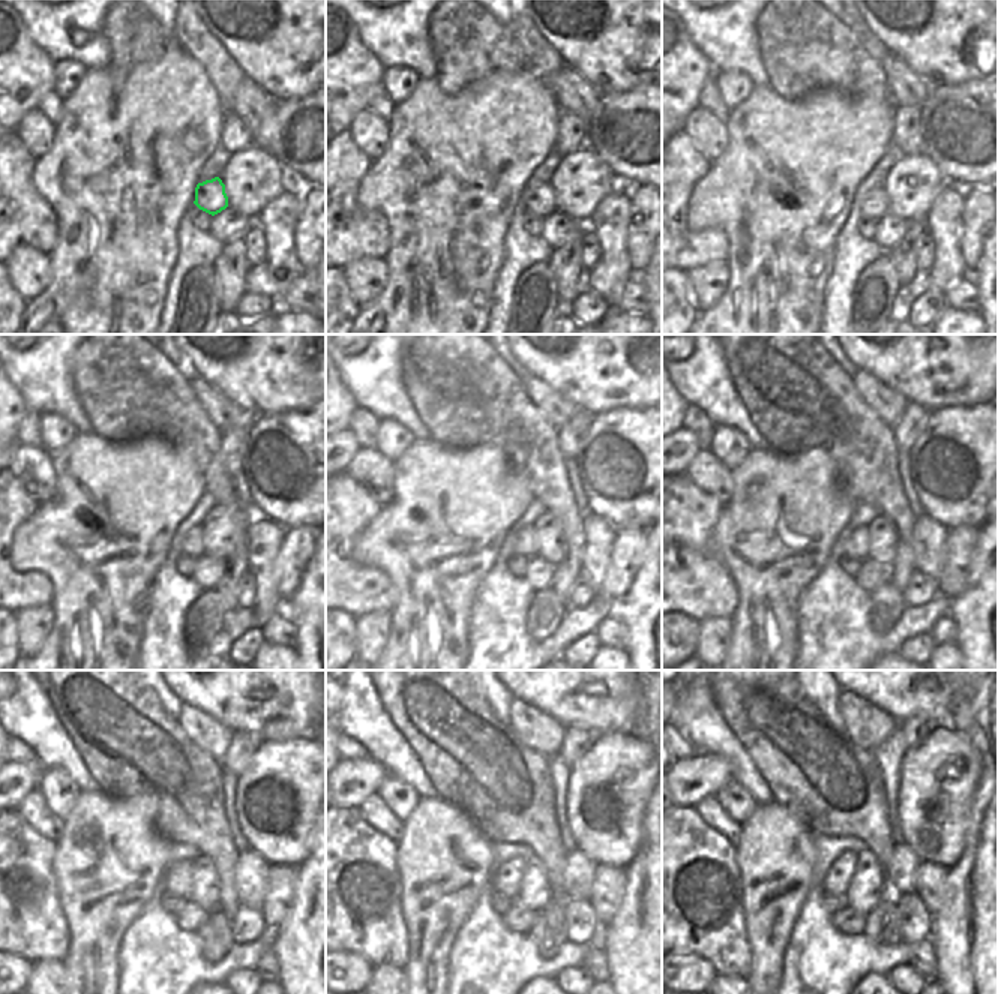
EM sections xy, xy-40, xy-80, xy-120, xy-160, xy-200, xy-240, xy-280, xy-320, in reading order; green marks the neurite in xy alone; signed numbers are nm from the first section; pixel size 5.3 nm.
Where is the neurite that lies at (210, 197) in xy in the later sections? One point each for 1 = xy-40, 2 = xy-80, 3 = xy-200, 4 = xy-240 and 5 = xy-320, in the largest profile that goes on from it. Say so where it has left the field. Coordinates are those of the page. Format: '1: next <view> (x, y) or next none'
1: next xy-40 (541, 203)
2: next xy-80 (875, 204)
3: next xy-200 (857, 546)
4: next xy-240 (177, 879)
5: next xy-320 (836, 880)

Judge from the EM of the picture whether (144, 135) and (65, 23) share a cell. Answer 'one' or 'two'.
two

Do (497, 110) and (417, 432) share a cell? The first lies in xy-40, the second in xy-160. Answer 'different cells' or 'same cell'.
different cells

